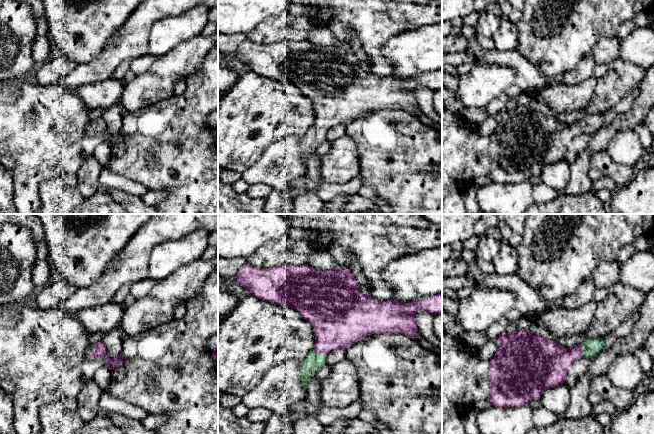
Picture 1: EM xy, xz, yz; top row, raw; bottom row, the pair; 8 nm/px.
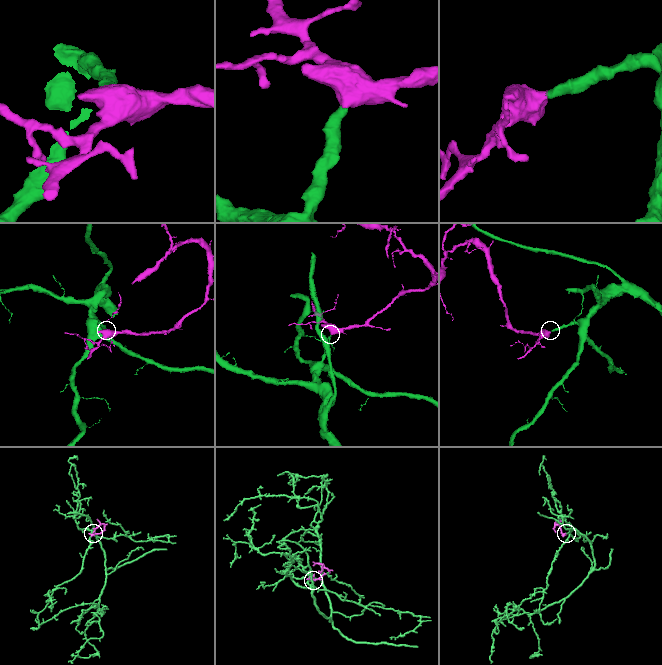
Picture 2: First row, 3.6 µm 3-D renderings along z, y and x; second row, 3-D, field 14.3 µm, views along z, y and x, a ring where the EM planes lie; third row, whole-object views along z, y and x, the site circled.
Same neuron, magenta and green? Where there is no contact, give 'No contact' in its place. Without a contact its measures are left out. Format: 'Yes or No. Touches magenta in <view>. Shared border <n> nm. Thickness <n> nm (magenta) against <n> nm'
Yes. Touches magenta in xz. Shared border 120 nm. Thickness 360 nm (magenta) against 150 nm

